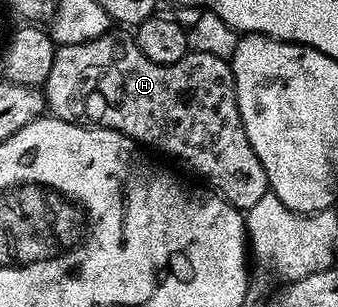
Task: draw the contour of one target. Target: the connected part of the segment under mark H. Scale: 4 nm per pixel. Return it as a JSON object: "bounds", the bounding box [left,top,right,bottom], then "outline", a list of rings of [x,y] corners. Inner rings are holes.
{"bounds":[42,31,270,211],"outline":[[[109,31],[86,43],[57,48],[54,63],[50,65],[50,75],[42,86],[47,112],[64,121],[118,131],[149,150],[157,149],[180,161],[186,172],[205,177],[213,185],[209,186],[236,209],[247,211],[254,207],[254,203],[270,190],[266,171],[258,155],[254,155],[254,147],[250,147],[250,139],[246,139],[246,131],[242,127],[231,64],[218,55],[191,51],[178,59],[178,63],[154,63],[142,55],[135,40],[128,38],[127,41],[116,32],[120,31]]]}

